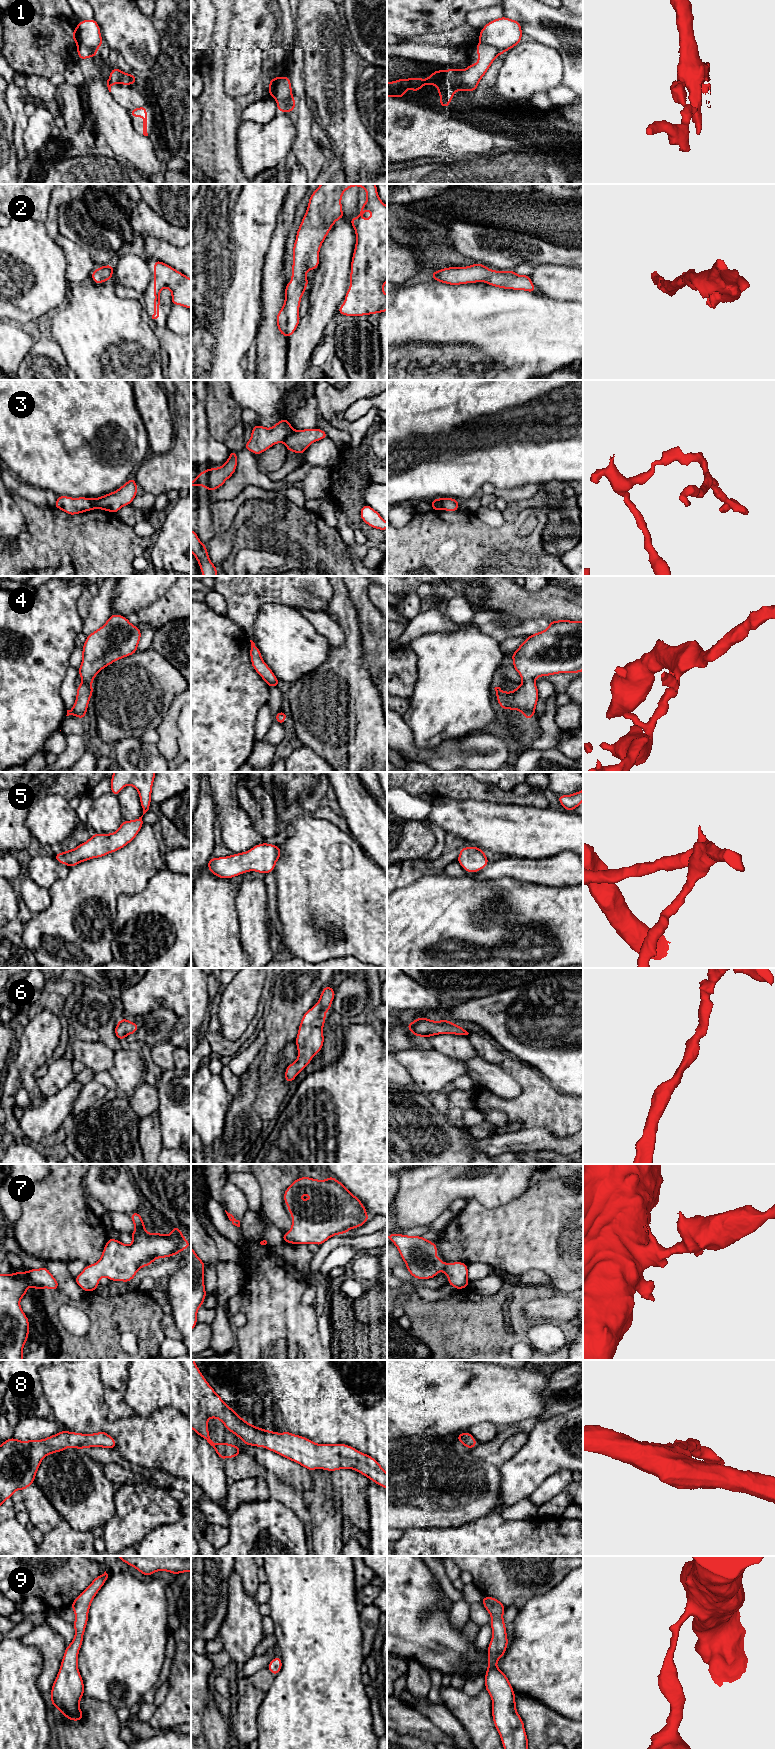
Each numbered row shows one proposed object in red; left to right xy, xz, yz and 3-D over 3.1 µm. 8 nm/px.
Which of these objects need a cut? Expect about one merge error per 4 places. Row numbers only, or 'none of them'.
1, 3

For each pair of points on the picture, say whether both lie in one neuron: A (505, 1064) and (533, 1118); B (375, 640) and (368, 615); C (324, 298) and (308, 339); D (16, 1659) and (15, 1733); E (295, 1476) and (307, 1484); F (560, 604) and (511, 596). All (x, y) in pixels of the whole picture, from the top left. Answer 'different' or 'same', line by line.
A: same
B: same
C: same
D: same
E: same
F: same

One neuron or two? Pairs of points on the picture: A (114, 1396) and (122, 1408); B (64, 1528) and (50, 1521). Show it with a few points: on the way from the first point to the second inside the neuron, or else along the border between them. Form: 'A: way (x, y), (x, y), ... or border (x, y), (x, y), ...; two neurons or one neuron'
A: way (114, 1399), (119, 1405); one neuron
B: border (63, 1520), (56, 1527), (43, 1534); two neurons

